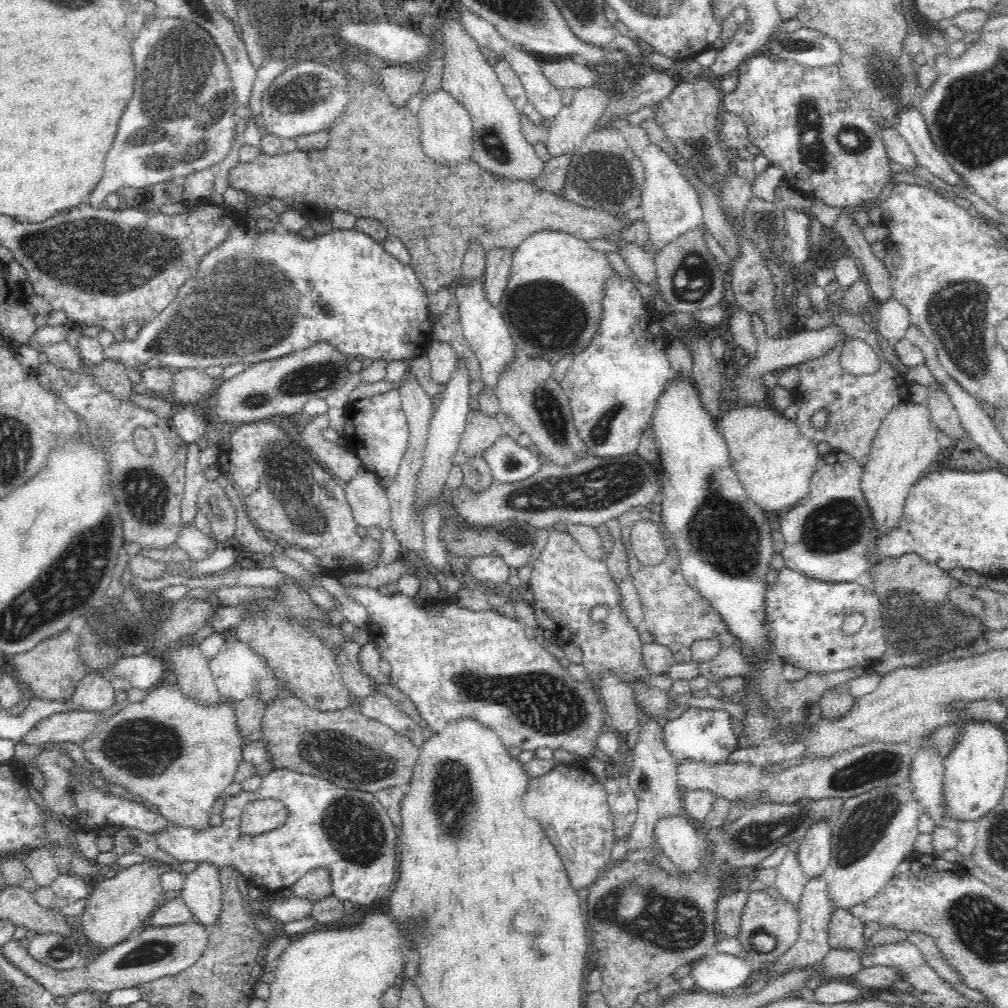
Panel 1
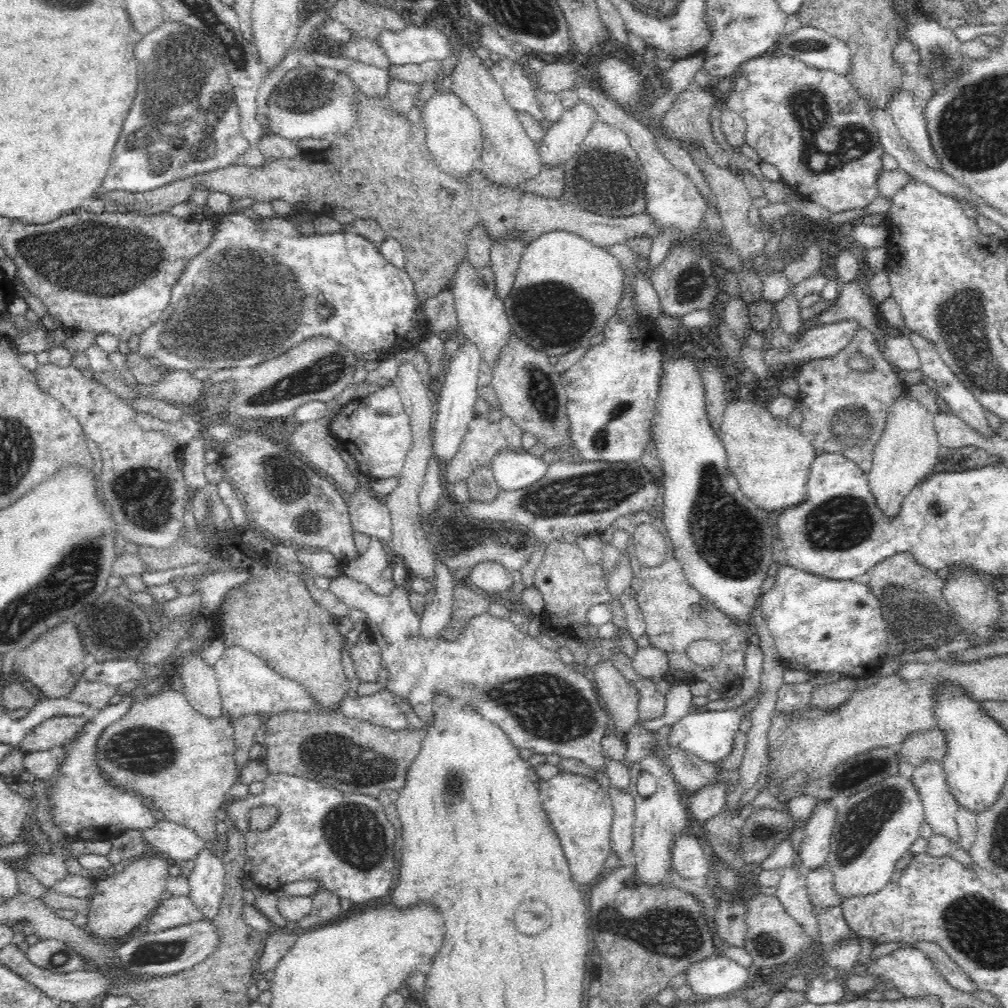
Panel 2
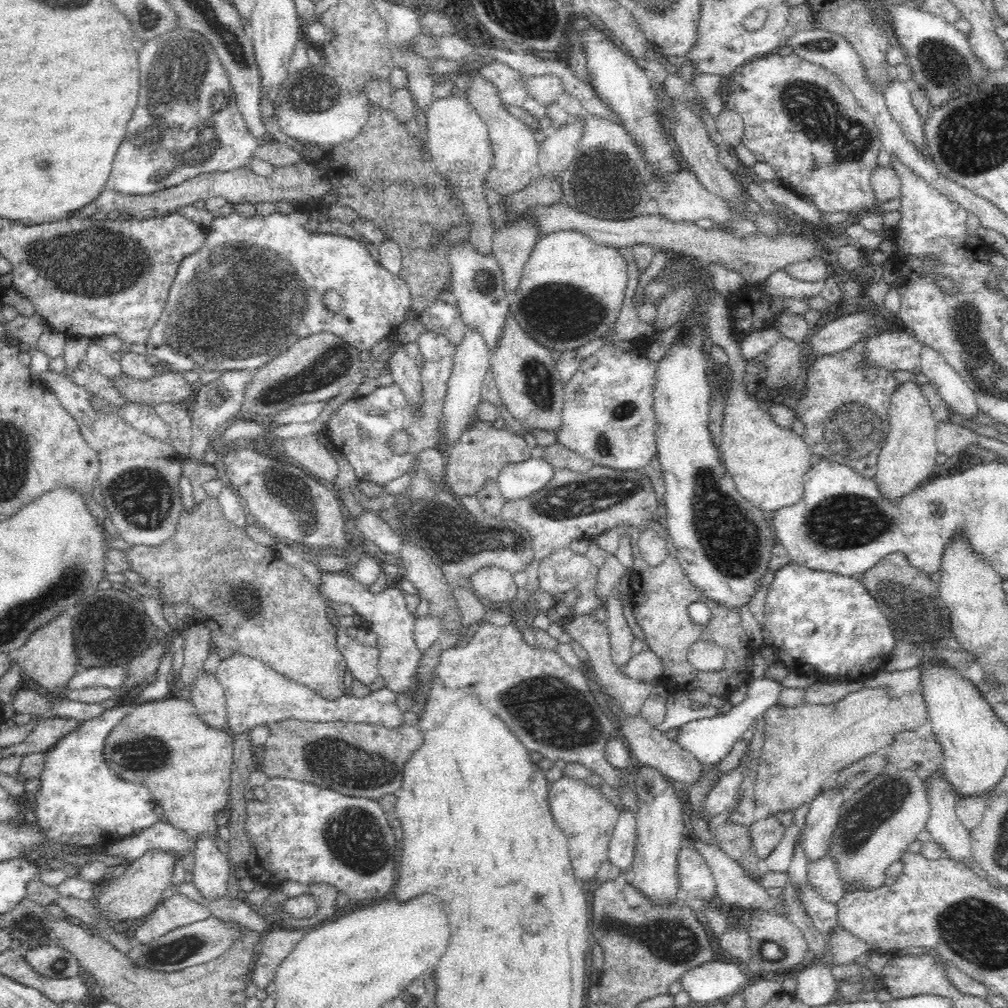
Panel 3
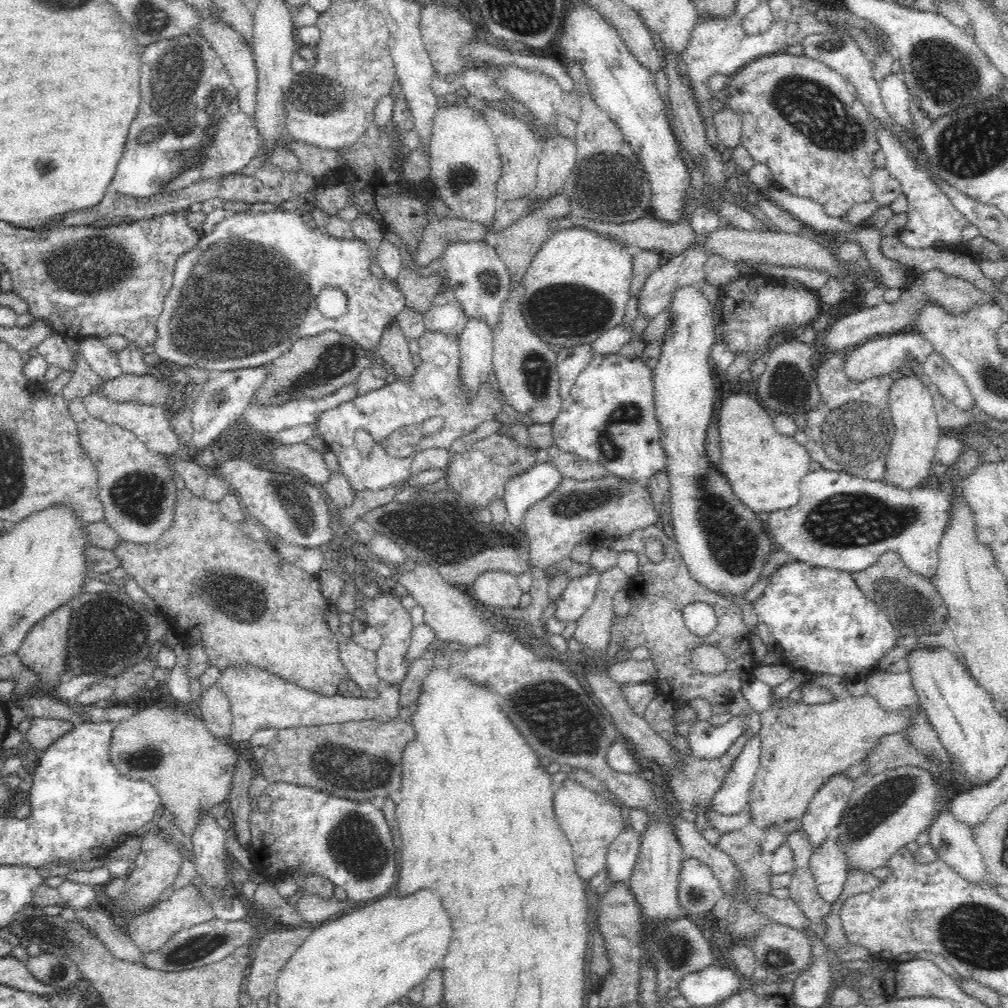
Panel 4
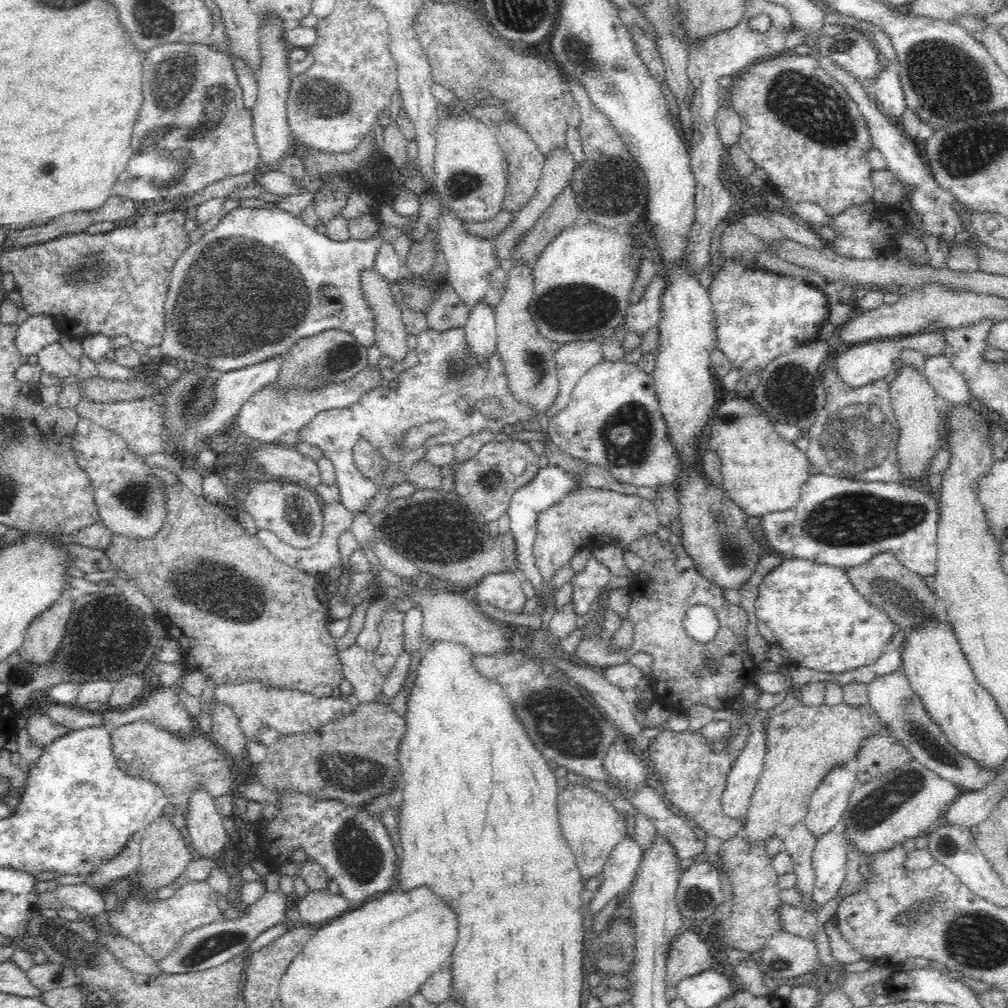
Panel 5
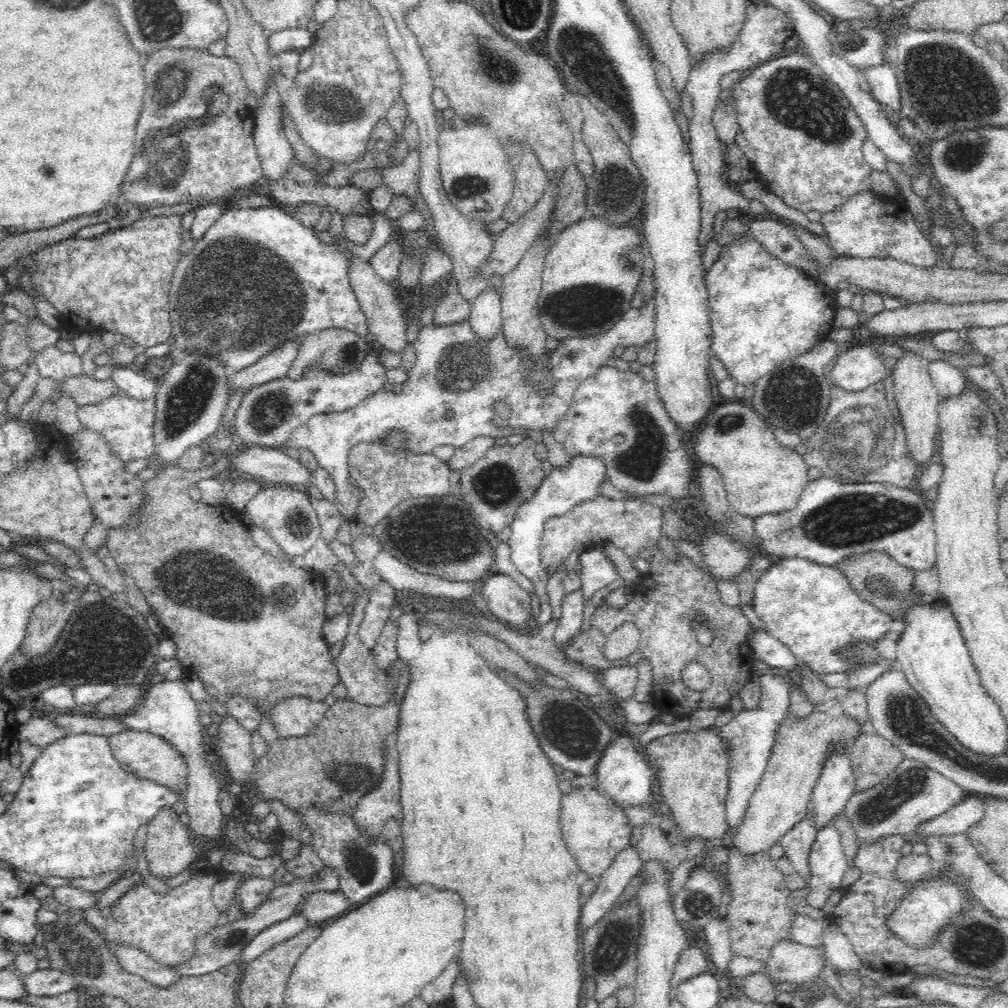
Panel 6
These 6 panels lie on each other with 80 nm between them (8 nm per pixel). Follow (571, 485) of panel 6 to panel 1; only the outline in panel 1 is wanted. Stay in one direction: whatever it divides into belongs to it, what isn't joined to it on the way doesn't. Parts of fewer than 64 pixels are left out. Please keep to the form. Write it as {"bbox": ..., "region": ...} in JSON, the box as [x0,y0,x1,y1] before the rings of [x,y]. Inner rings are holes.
{"bbox":[482,436,543,484],"region":[[[500,436],[484,450],[482,456],[490,467],[493,480],[502,484],[520,482],[534,476],[543,462],[541,455],[532,453],[526,444],[509,436]]]}

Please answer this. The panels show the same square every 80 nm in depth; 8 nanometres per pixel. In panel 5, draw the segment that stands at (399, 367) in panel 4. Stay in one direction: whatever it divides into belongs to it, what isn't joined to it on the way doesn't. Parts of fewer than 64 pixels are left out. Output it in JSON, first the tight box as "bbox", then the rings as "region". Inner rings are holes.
{"bbox":[362,269,409,363],"region":[[[372,269],[362,270],[363,297],[374,313],[375,345],[393,363],[402,360],[409,348],[406,345],[406,327],[400,317],[401,311],[390,293],[390,284]]]}

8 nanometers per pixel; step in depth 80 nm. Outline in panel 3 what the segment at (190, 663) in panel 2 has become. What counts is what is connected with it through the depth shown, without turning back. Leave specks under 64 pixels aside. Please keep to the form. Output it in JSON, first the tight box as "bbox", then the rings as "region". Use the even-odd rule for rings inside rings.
{"bbox":[190,670,228,728],"region":[[[202,670],[190,686],[191,701],[197,716],[210,728],[228,728],[227,702],[217,676]]]}

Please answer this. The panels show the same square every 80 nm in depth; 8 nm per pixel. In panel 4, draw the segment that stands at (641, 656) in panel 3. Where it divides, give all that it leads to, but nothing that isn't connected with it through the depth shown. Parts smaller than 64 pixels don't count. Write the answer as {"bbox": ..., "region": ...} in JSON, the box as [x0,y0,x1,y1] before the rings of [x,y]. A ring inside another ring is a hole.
{"bbox":[608,658,657,684],"region":[[[632,658],[618,663],[612,663],[608,668],[608,677],[619,684],[652,683],[657,676],[656,665],[652,658],[636,661]]]}

